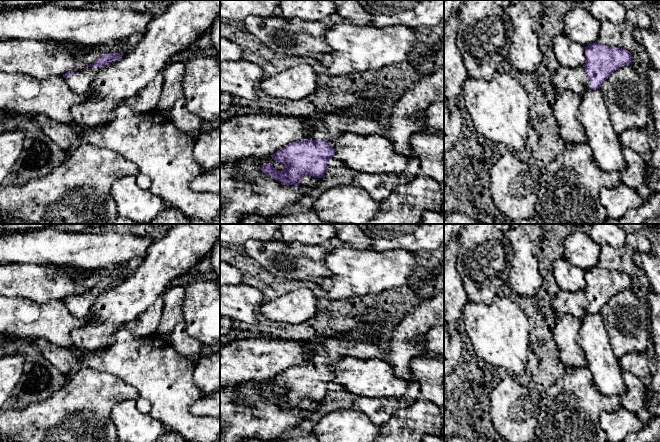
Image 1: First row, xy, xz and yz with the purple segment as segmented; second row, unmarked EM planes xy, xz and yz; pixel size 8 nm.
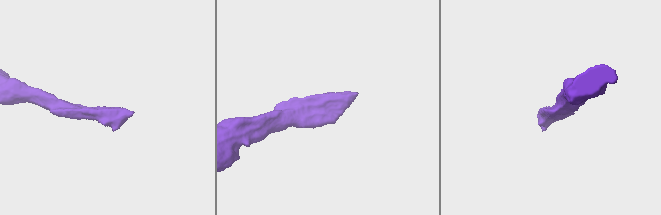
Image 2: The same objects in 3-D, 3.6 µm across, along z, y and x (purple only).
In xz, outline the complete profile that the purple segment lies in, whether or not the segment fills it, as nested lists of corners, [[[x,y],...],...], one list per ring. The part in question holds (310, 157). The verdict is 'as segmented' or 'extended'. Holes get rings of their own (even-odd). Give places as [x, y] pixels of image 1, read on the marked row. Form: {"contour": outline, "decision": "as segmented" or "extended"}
{"contour": [[[347,108],[346,111],[320,112],[309,115],[307,118],[312,125],[312,132],[309,139],[304,141],[291,142],[285,147],[277,150],[271,157],[275,162],[281,163],[285,168],[279,172],[276,171],[271,163],[263,163],[262,172],[267,177],[273,177],[283,185],[298,186],[304,175],[310,175],[314,178],[322,178],[328,169],[328,160],[335,157],[335,151],[329,144],[330,138],[338,137],[343,133],[352,132],[358,134],[380,134],[387,135],[387,124],[380,117],[370,112],[355,114]]], "decision": "extended"}

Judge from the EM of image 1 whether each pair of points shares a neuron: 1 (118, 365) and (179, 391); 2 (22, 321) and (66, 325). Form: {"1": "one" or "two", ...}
{"1": "one", "2": "one"}

